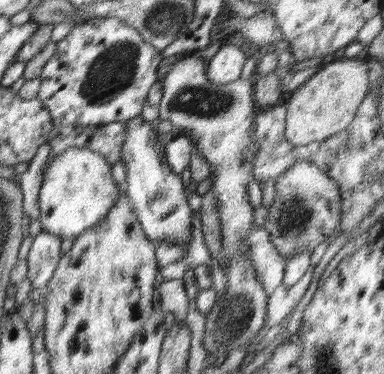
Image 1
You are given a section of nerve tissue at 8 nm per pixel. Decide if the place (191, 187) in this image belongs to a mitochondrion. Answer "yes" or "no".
no

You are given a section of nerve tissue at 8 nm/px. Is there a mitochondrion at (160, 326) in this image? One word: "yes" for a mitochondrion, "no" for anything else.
no

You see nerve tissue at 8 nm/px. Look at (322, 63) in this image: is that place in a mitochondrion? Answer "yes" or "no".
no

